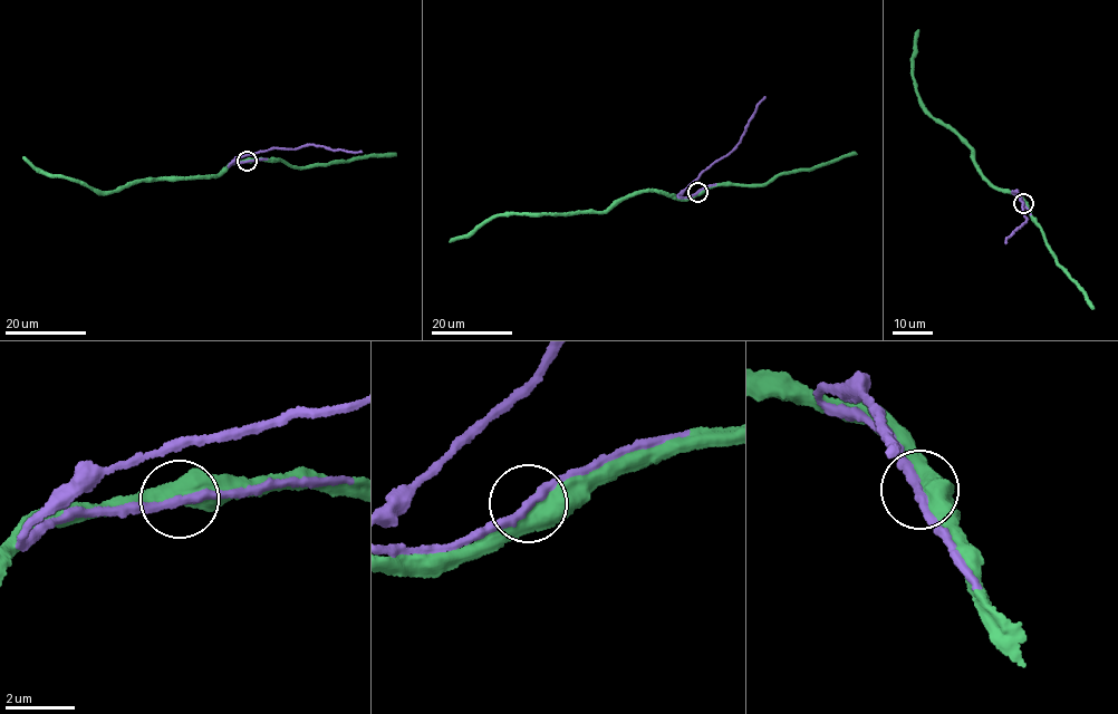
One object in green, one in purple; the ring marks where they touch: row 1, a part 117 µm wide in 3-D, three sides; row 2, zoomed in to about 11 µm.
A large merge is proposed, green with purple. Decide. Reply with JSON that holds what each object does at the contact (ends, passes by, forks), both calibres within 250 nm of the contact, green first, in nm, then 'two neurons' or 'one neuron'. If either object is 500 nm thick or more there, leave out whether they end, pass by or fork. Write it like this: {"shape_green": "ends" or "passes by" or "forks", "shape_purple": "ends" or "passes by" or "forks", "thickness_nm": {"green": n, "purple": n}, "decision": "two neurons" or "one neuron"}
{"thickness_nm": {"green": 500, "purple": 240}, "decision": "one neuron"}

